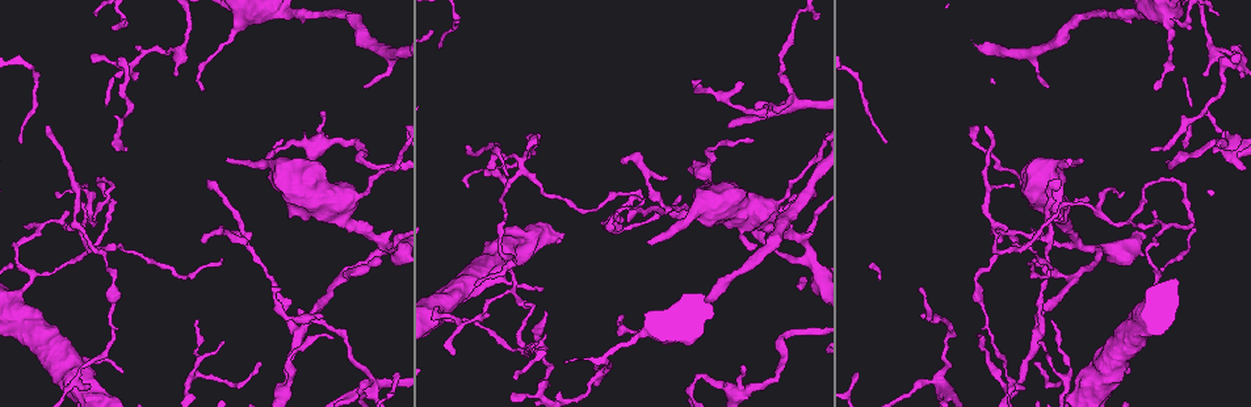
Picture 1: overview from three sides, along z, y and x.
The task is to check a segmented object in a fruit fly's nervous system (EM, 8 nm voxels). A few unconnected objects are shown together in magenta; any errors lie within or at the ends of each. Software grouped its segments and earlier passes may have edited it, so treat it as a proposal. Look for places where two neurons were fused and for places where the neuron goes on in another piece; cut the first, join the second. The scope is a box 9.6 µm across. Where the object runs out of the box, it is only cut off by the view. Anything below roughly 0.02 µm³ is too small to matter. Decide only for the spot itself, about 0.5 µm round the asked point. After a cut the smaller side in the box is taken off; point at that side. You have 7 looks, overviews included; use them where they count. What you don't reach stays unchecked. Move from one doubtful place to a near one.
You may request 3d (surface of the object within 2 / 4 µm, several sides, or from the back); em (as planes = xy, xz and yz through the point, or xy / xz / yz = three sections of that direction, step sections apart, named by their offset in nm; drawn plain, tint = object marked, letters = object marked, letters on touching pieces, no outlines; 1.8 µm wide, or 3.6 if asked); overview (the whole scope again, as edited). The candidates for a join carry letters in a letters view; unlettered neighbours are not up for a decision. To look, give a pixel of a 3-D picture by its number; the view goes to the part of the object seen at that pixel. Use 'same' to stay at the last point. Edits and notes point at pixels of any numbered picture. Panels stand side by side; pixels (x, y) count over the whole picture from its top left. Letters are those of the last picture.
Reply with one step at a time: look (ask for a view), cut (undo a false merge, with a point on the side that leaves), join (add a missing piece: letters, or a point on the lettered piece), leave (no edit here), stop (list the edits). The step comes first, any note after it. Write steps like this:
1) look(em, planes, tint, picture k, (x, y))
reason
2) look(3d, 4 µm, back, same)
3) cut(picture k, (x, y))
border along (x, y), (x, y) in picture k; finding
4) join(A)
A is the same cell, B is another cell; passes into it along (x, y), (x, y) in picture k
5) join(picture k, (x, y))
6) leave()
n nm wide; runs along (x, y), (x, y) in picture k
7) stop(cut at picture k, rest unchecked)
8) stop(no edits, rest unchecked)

look(em, xz, step 4, tint, picture 1, (1150, 150))
branch stops here

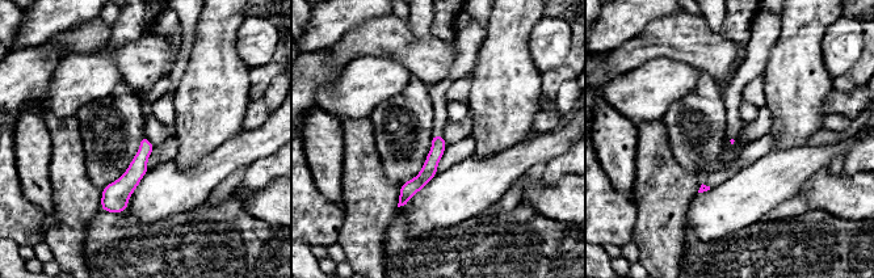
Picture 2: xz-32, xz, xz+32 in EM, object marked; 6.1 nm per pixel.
look(em, planes, letters, same)

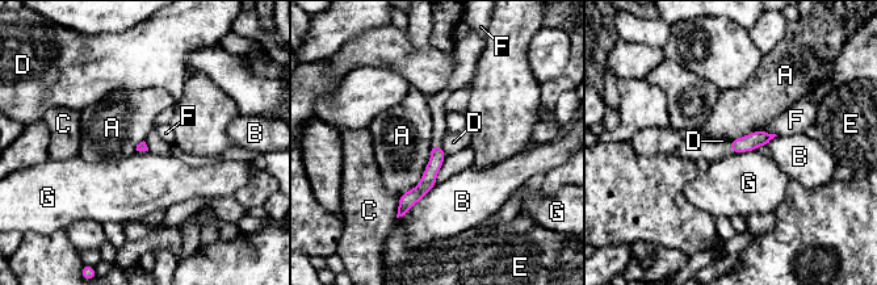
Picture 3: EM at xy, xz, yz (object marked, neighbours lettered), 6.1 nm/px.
leave()
A, B, C, D, E, F and G are other cells; runs along (437, 149), (428, 181), (401, 212) in picture 3; none of them fits

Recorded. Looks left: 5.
look(em, planes, plain, picture 1, (1049, 237))
abrupt turn

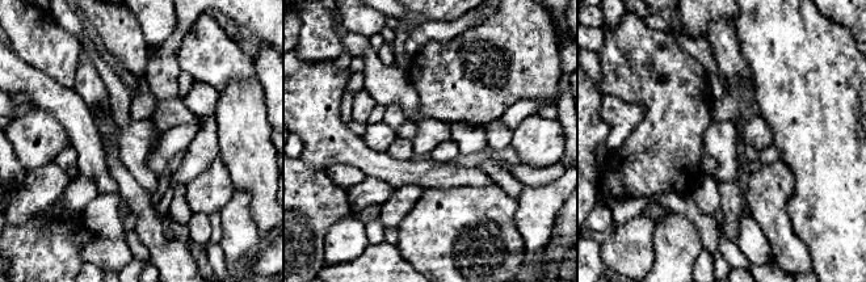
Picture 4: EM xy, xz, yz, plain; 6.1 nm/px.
look(em, planes, letters, same)
what lies round it

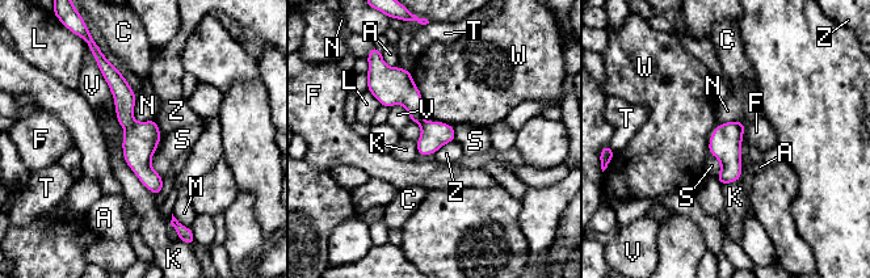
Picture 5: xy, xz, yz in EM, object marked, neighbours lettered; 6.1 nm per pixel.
leave()
160 nm wide; A, C, F, K, L, M, N, S, T, V, W and Z are other cells; runs along (110, 68), (156, 190) in picture 5; all the same neuron

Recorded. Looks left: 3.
look(3d, 2 µm, picture 1, (374, 385))
calibre changes

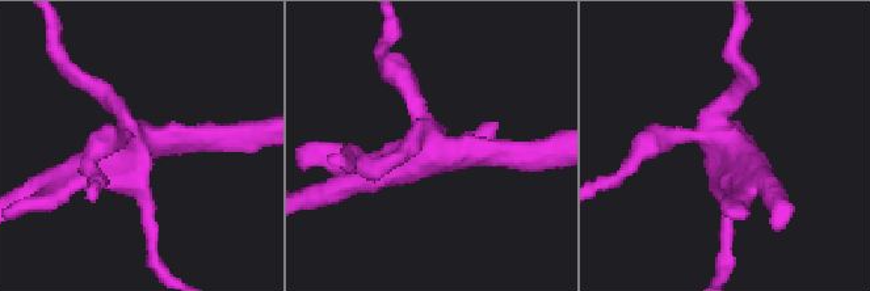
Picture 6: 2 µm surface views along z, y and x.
look(em, planes, plain, picture 6, (732, 139))
shape alone is not enough

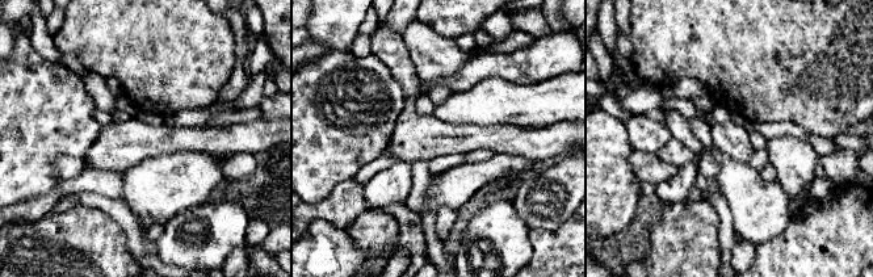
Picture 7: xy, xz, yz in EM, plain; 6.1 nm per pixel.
look(em, planes, letters, same)

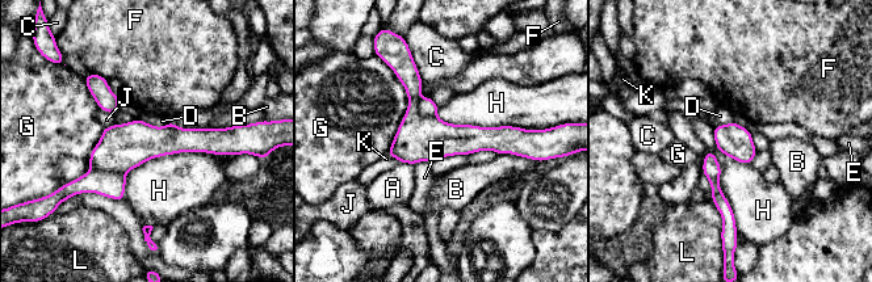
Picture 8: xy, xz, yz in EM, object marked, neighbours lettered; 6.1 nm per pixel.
leave()
200 nm wide; A, B, C, D, E, F, G, H, J, K and L are other cells; border along (733, 121), (712, 129) in picture 8; continuous, no second neuron

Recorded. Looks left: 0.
stop(no edits, rest unchecked)

